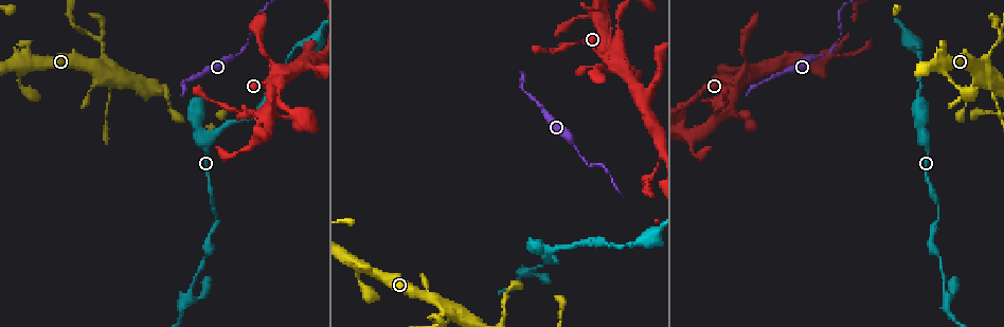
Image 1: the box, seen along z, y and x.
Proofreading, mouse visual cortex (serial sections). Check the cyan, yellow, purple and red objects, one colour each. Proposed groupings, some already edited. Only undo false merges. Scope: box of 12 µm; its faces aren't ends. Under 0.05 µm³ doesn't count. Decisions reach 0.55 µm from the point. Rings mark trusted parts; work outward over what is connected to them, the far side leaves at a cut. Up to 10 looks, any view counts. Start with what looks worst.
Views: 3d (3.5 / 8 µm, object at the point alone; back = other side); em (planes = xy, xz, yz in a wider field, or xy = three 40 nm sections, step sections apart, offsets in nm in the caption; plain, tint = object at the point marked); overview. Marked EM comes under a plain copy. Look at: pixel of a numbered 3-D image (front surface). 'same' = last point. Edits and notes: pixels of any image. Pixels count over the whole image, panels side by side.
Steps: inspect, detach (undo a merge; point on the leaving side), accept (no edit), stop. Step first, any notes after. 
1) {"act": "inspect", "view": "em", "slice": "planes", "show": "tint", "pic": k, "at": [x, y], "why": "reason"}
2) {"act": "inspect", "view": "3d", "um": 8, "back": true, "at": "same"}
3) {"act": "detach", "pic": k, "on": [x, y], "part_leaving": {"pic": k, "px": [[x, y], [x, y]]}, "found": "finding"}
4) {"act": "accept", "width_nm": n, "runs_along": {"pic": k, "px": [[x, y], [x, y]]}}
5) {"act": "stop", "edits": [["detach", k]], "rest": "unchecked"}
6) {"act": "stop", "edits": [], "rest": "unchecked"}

{"act": "inspect", "view": "em", "slice": "planes", "show": "tint", "pic": 1, "at": [528, 273], "why": "sharp bend"}

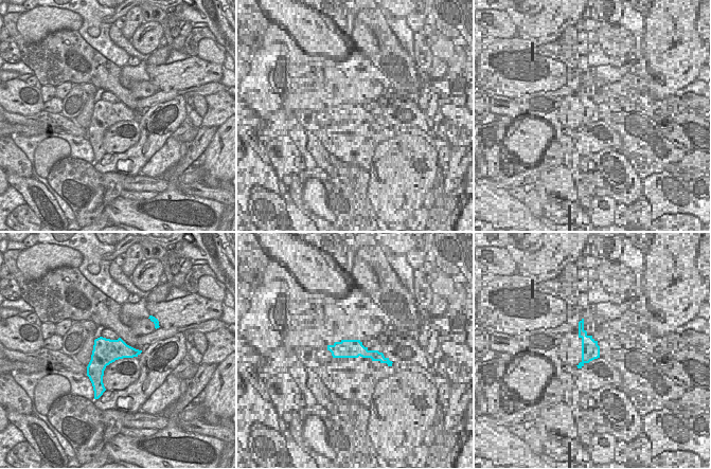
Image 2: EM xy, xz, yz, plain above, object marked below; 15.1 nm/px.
{"act": "inspect", "view": "3d", "um": 3.5, "back": true, "at": "same", "why": "see where the arms go"}

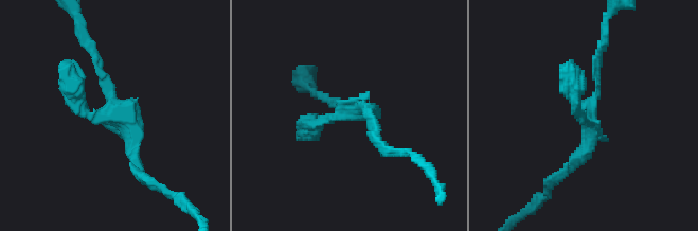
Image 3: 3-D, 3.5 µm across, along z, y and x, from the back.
{"act": "accept", "found": "all the same cell"}

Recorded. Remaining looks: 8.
{"act": "inspect", "view": "3d", "um": 3.5, "back": true, "pic": 1, "at": [444, 306], "why": "four-way junction"}

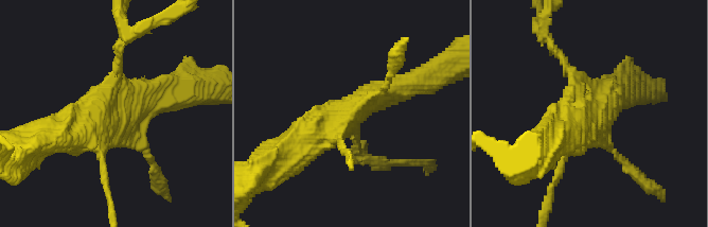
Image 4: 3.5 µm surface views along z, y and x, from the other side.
{"act": "inspect", "view": "em", "slice": "xy", "step": 2, "show": "tint", "pic": 4, "at": [111, 119], "why": "need the tissue"}

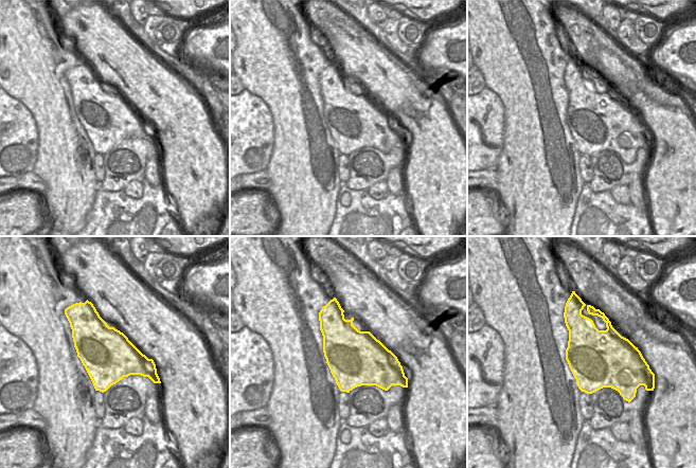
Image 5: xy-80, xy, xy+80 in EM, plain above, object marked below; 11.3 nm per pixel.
{"act": "inspect", "view": "em", "slice": "xy", "step": 5, "show": "tint", "at": "same"}

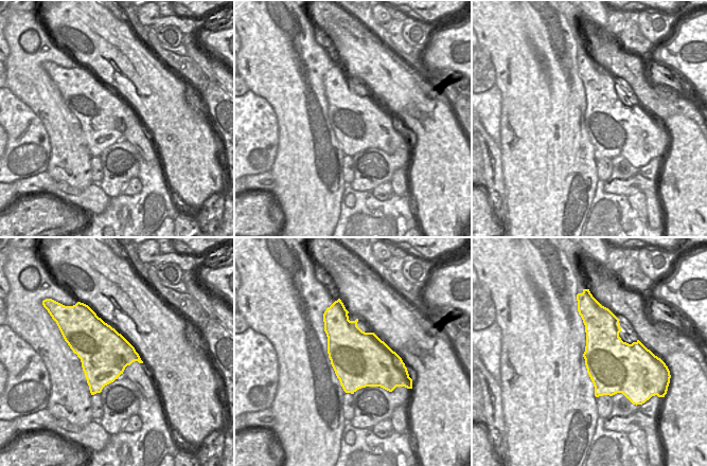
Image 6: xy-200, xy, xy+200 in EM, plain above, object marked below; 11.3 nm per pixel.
{"act": "accept", "runs_along": {"pic": 4, "px": [[405, 84], [363, 101], [295, 146]]}, "found": "continuous, no second cell"}

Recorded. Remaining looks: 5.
{"act": "inspect", "view": "3d", "um": 8, "pic": 1, "at": [841, 32], "why": "a narrow waist"}

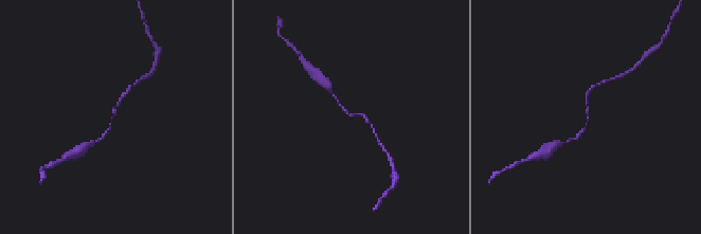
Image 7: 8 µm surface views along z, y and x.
{"act": "inspect", "view": "em", "slice": "xy", "step": 5, "show": "tint", "pic": 7, "at": [588, 119], "arm_widths_nm": [150, 150], "why": "now the EM"}

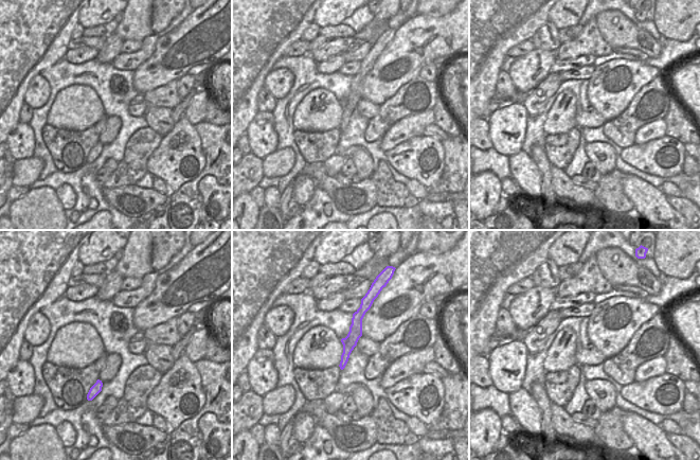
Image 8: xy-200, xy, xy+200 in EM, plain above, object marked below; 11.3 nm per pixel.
{"act": "accept", "runs_along": {"pic": 8, "px": [[364, 305], [342, 365]]}, "found": "one cell here"}

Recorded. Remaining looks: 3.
{"act": "inspect", "view": "3d", "um": 3.5, "pic": 1, "at": [604, 43]}

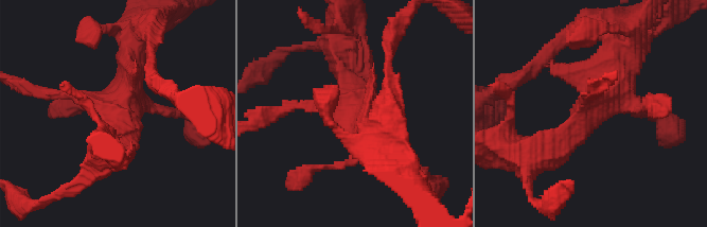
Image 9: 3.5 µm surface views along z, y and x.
{"act": "inspect", "view": "em", "slice": "xy", "step": 1, "show": "tint", "pic": 9, "at": [593, 109], "why": "now the EM"}

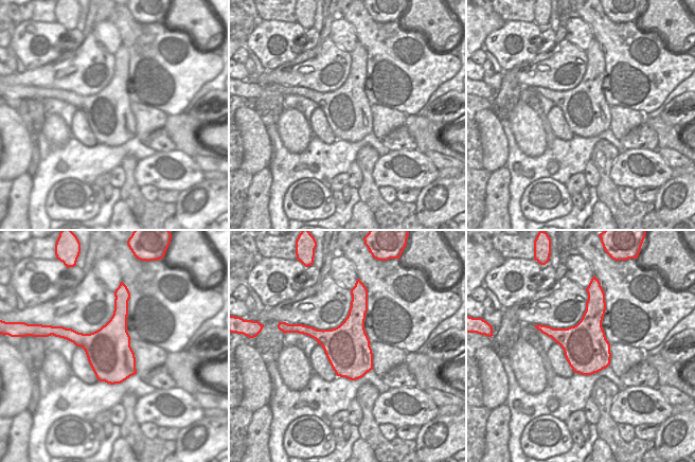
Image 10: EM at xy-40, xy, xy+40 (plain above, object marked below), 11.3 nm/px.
{"act": "accept", "runs_along": {"pic": 9, "px": [[614, 45], [614, 87], [546, 156]]}, "found": "continuous, no second cell"}

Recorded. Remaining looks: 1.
{"act": "stop", "edits": [], "rest": "unchecked"}

